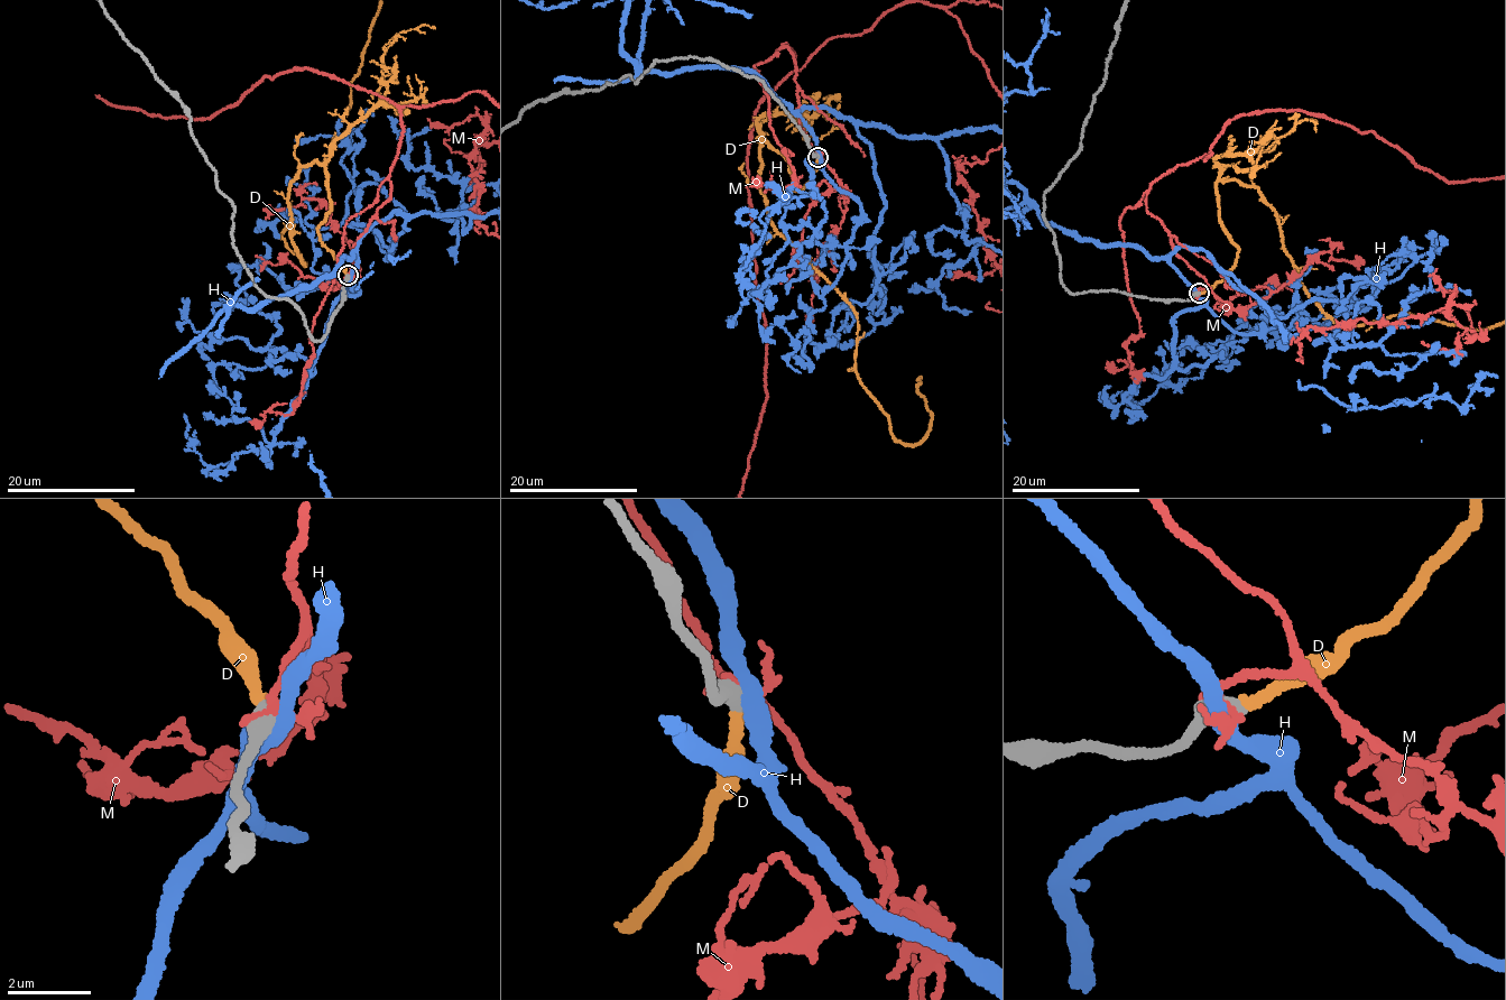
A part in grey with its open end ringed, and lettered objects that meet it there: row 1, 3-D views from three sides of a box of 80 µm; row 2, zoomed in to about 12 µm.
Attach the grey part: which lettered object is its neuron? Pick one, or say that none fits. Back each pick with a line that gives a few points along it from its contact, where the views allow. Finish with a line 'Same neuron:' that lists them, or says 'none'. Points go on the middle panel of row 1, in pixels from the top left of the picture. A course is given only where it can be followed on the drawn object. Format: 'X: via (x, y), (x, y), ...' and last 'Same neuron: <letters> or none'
D: via (819, 158), (759, 141), (770, 223), (893, 437), (920, 376), (943, 425), (878, 363)
Same neuron: D

